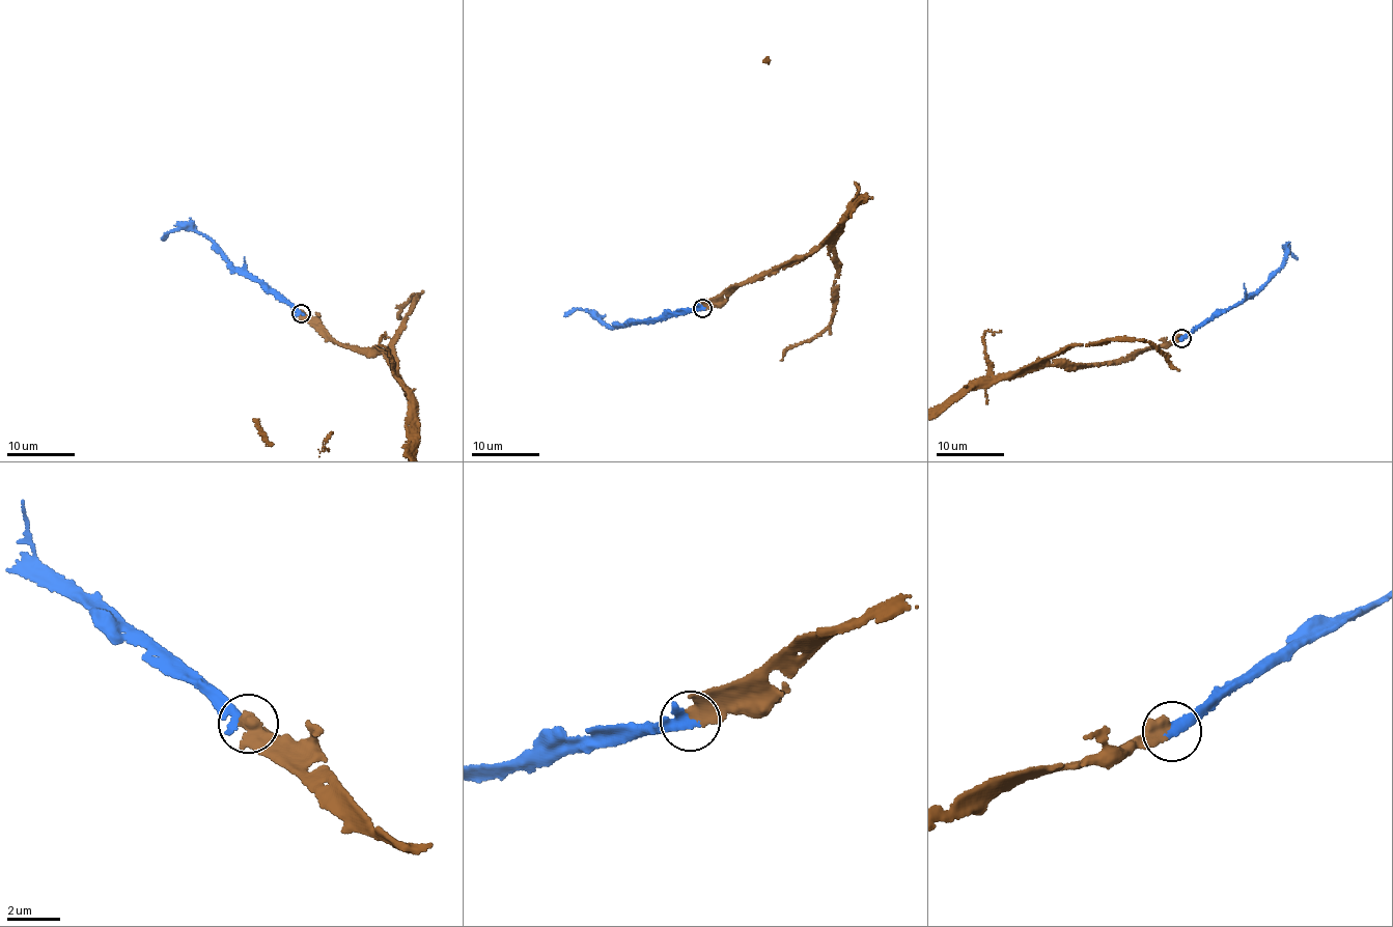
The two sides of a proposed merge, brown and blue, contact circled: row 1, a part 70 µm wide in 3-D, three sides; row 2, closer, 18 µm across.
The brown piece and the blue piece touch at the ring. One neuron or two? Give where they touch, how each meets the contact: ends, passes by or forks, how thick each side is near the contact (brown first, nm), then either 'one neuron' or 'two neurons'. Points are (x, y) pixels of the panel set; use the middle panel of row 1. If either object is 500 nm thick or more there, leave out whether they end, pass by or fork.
(702, 308) | 550/380 nm | one neuron

